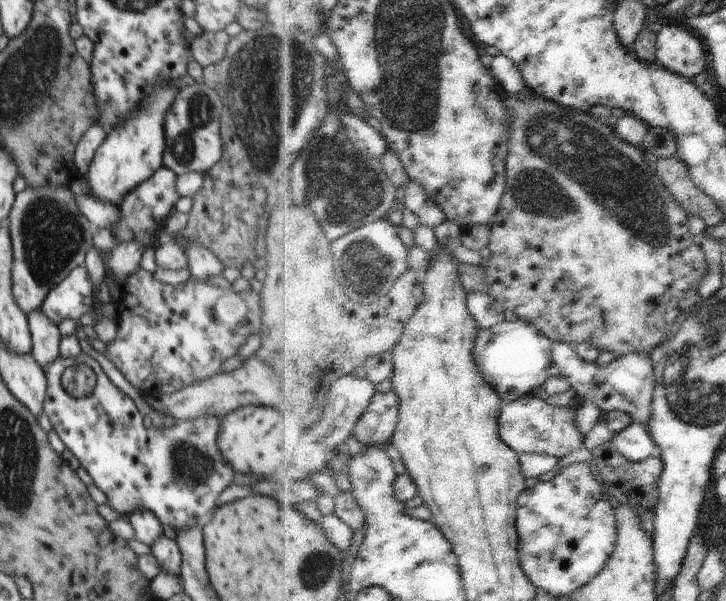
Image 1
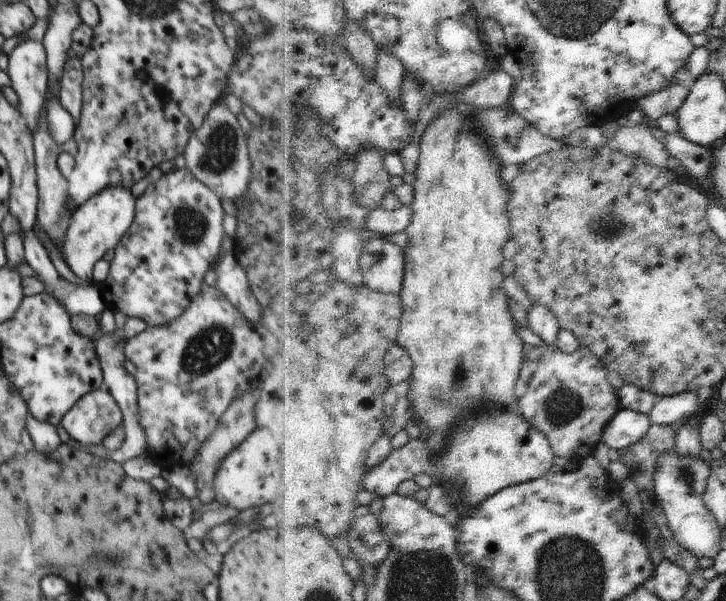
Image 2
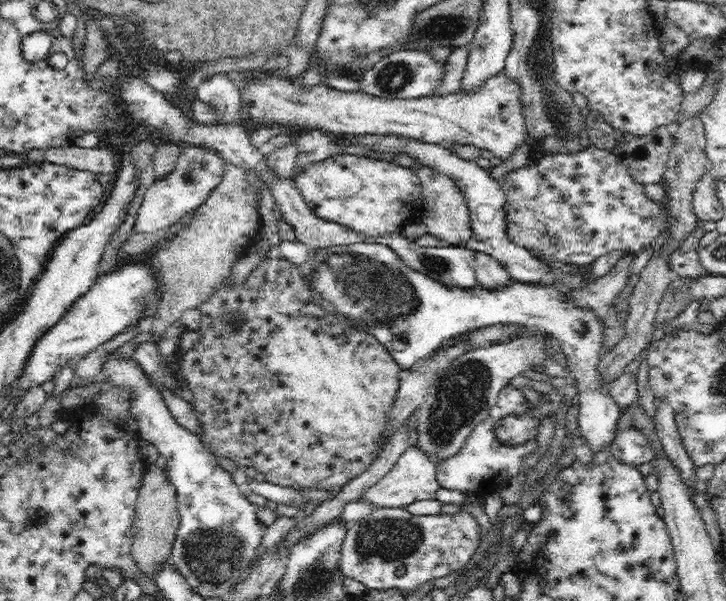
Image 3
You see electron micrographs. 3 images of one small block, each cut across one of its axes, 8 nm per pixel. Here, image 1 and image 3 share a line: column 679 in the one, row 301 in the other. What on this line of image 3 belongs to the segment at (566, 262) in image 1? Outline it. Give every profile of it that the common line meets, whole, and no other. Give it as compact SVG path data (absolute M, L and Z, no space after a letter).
M269 258L261 260L256 269L252 270L244 282L234 284L232 276L224 275L219 283L212 288L208 298L196 306L200 312L199 328L195 331L196 338L192 348L178 356L180 370L176 372L184 384L194 396L192 400L192 412L198 421L196 436L216 456L222 456L234 462L240 471L247 466L260 466L260 472L264 473L264 466L282 466L282 487L307 488L307 489L340 489L348 482L362 474L363 470L372 464L376 452L378 452L378 438L386 424L386 418L396 398L400 379L397 376L399 364L384 343L380 342L376 335L364 331L346 316L336 312L328 312L322 304L316 302L318 293L313 285L313 279L300 270L300 265L286 260L286 258Z

